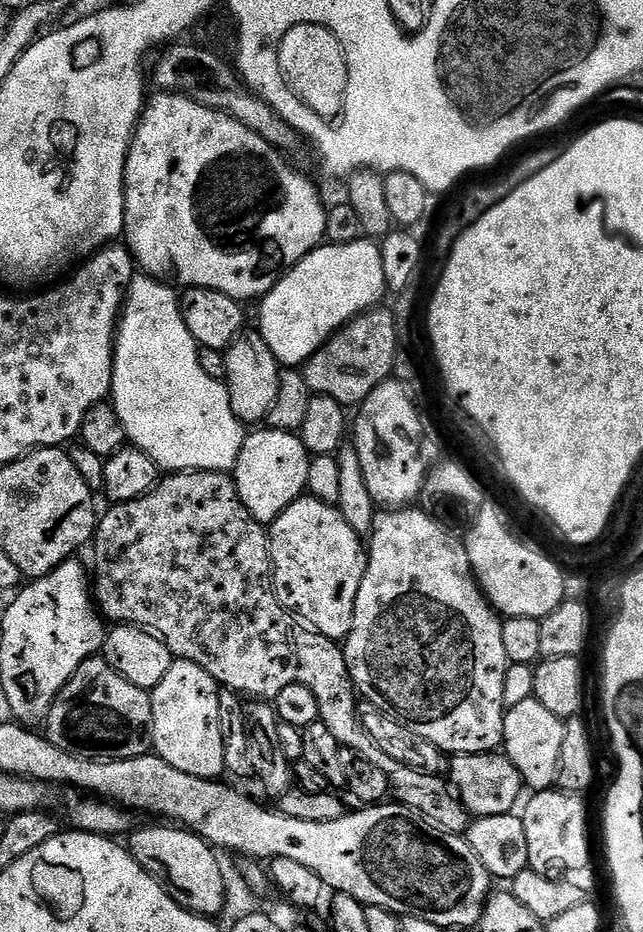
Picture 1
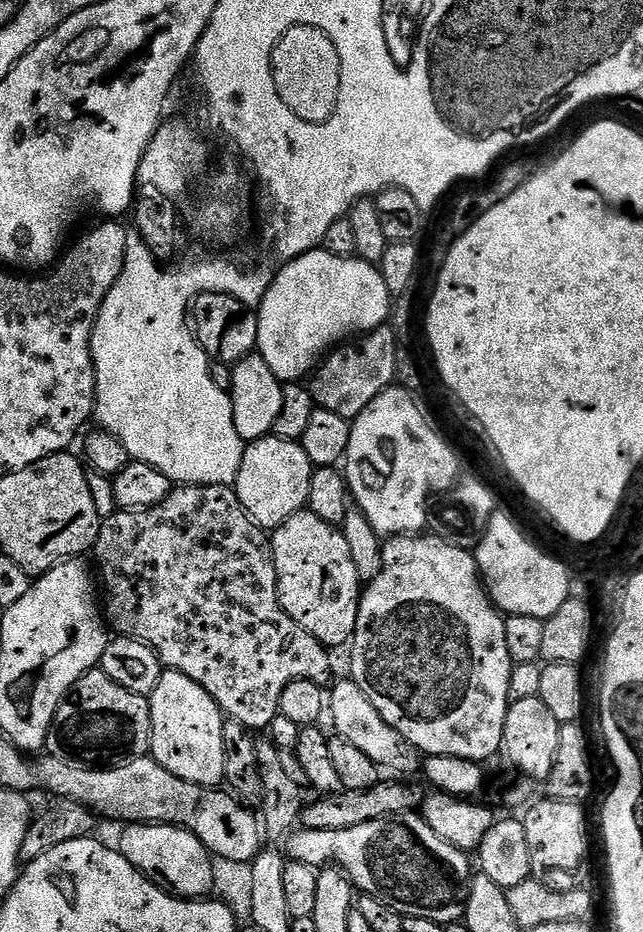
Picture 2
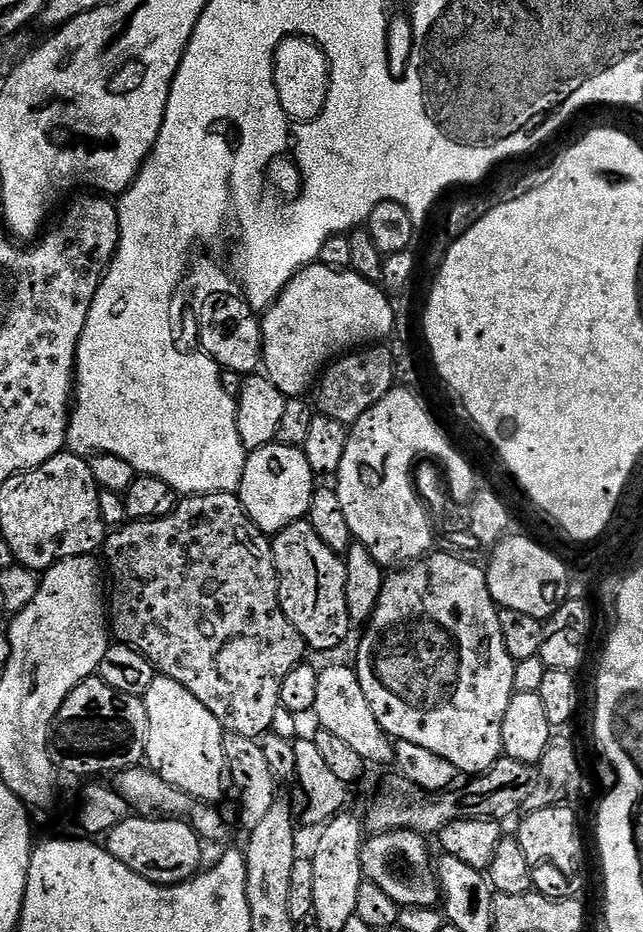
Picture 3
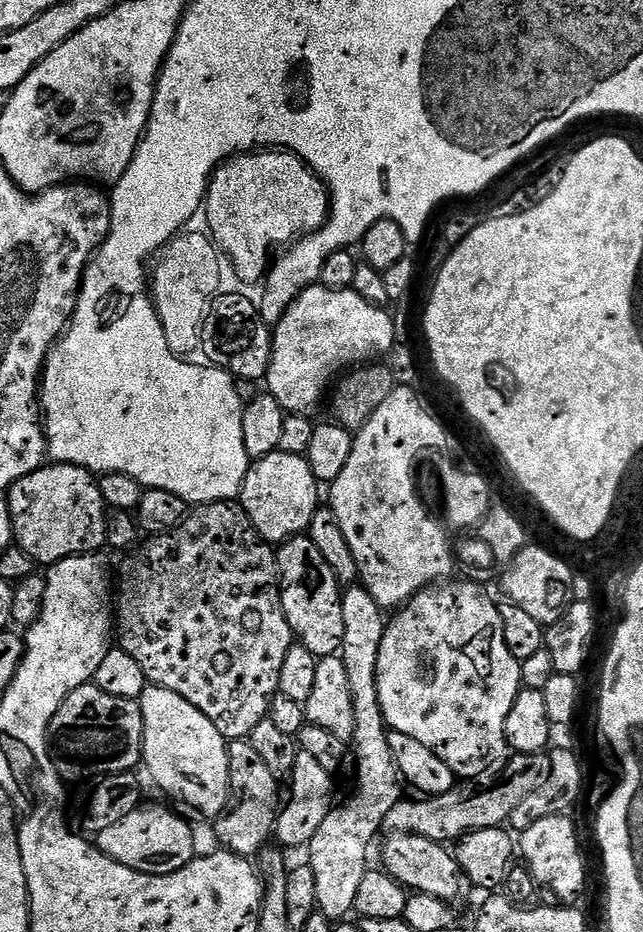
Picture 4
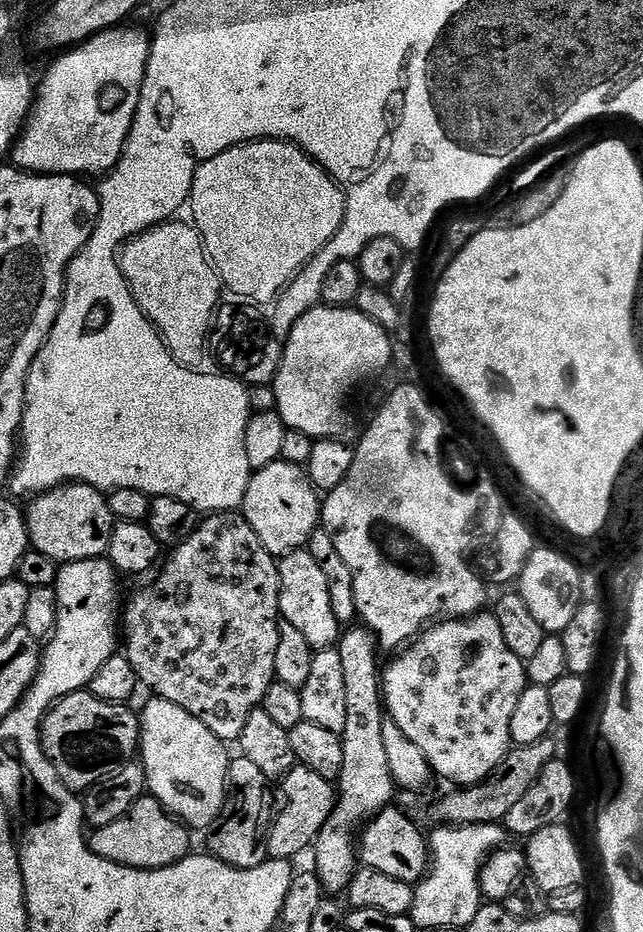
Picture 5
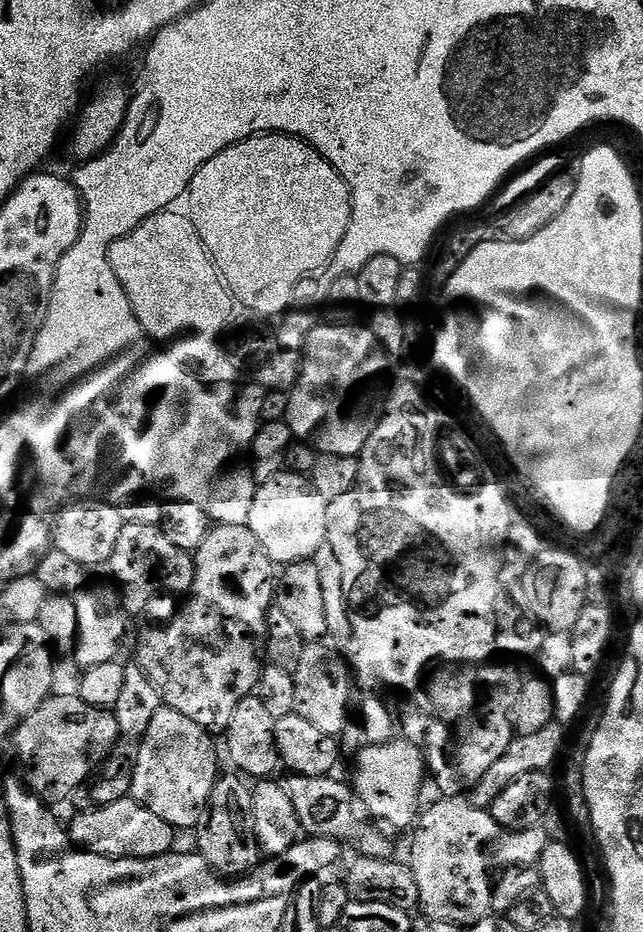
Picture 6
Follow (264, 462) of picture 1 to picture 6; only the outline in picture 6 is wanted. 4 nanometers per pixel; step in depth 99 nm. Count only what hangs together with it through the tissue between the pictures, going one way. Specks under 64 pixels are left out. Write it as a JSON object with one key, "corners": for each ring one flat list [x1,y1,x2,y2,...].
{"corners":[[285,470,270,478,270,482,257,487,247,525,272,563,287,566,303,560,311,561,313,554,325,544,328,539,327,509,328,504,322,494,314,490,307,475]]}

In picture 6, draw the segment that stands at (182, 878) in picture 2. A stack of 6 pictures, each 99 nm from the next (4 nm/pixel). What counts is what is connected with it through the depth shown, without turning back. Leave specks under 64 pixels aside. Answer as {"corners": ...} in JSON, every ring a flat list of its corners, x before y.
{"corners":[[125,798,110,802,110,806,80,810,75,813,72,825,67,825,69,840,81,852,93,852,99,856,109,856,115,860,145,860,158,858,172,851,176,829,170,826,158,814,146,810,136,800]]}

